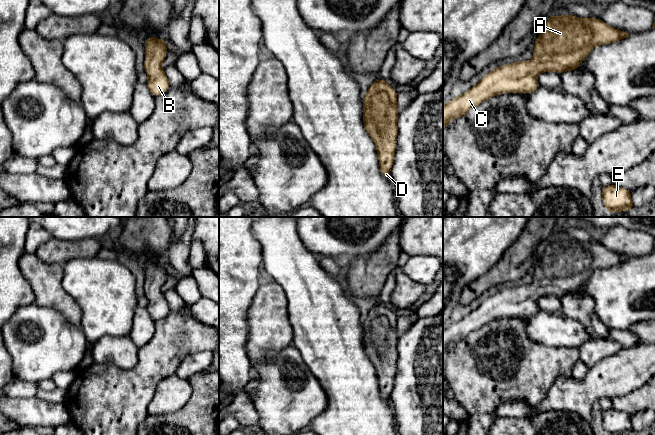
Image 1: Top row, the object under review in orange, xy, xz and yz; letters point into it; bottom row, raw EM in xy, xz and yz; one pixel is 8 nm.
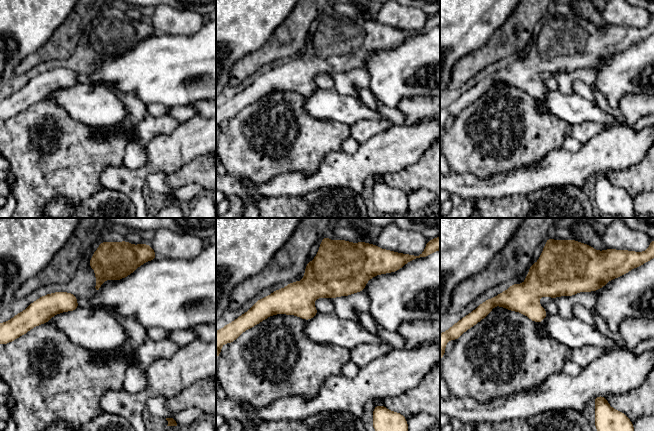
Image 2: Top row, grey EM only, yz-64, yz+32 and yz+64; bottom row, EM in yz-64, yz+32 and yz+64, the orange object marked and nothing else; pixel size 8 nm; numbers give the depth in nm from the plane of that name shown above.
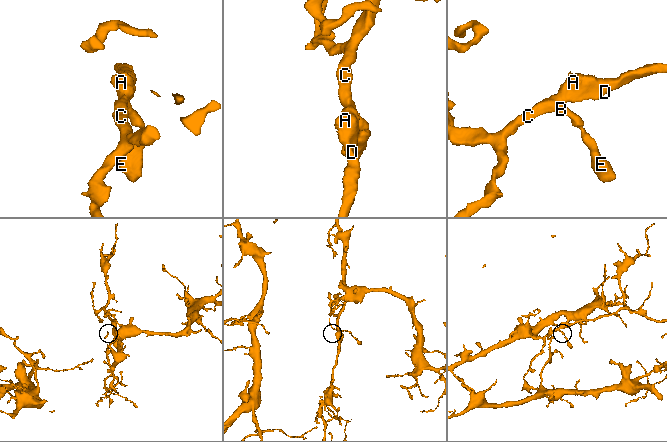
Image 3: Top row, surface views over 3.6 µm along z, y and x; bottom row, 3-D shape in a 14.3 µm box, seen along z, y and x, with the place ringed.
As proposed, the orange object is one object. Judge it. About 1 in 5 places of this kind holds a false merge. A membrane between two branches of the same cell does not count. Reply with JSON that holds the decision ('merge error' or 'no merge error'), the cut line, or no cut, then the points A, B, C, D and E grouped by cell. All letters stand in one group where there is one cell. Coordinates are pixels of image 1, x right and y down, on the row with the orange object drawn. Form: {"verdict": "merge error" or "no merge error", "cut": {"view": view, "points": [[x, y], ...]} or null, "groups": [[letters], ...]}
{"verdict": "no merge error", "cut": null, "groups": [["A", "B", "C", "D", "E"]]}

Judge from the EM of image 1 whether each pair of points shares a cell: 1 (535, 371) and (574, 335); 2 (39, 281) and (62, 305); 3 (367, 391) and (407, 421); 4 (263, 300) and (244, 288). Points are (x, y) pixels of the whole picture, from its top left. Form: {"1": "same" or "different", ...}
{"1": "different", "2": "same", "3": "different", "4": "different"}

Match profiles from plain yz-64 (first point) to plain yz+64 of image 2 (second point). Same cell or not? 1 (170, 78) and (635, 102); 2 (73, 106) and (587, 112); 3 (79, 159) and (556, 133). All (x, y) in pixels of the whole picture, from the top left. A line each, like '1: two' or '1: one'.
1: two
2: one
3: one

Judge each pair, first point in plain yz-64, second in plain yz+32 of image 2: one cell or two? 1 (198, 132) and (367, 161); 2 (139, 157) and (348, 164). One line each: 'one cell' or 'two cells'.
1: one cell
2: two cells

